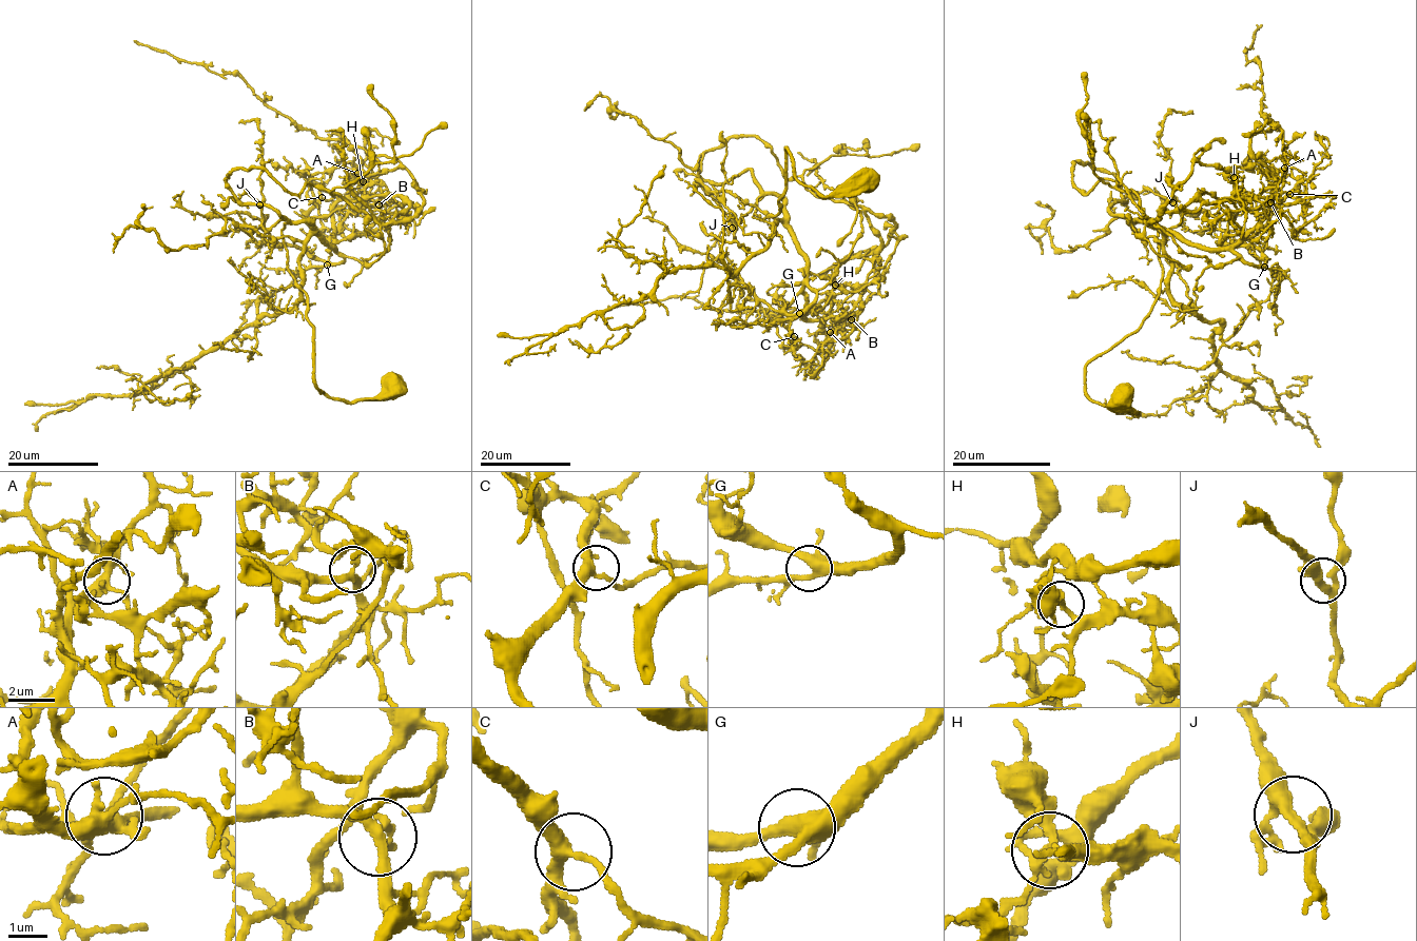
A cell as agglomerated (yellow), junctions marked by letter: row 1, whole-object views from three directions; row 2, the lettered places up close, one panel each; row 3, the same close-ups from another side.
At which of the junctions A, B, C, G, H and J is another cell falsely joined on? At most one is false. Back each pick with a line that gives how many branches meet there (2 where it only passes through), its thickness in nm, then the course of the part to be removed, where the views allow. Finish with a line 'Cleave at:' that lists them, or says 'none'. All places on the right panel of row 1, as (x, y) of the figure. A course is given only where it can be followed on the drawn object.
H: 4 | 220 nm | (1234, 176), (1236, 193), (1243, 206), (1226, 210), (1209, 219), (1204, 212)
Cleave at: H

